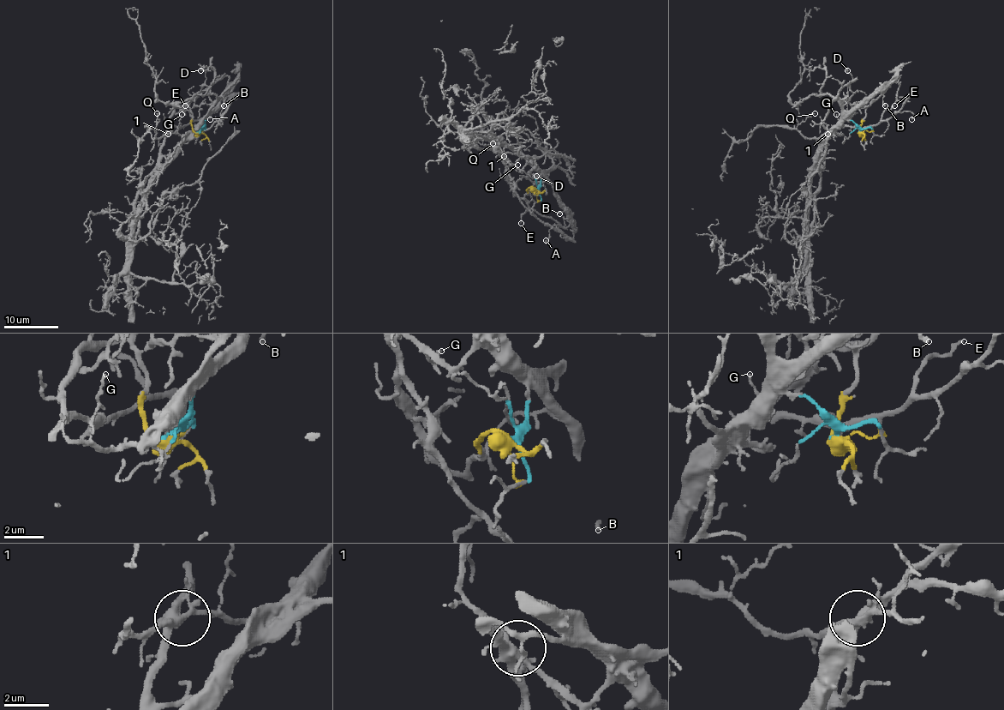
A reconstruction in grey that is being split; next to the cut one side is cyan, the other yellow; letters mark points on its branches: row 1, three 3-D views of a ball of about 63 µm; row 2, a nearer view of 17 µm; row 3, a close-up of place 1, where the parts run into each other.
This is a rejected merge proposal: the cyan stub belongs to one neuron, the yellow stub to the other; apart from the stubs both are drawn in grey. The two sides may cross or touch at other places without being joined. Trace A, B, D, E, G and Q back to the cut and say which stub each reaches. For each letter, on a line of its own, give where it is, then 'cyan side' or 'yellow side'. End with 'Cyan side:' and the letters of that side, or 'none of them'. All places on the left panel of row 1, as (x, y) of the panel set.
A: (210, 119) | yellow side
B: (224, 105) | cyan side
D: (200, 70) | cyan side
E: (185, 105) | yellow side
G: (182, 114) | cyan side
Q: (157, 113) | cyan side
Cyan side: B, D, G, Q

